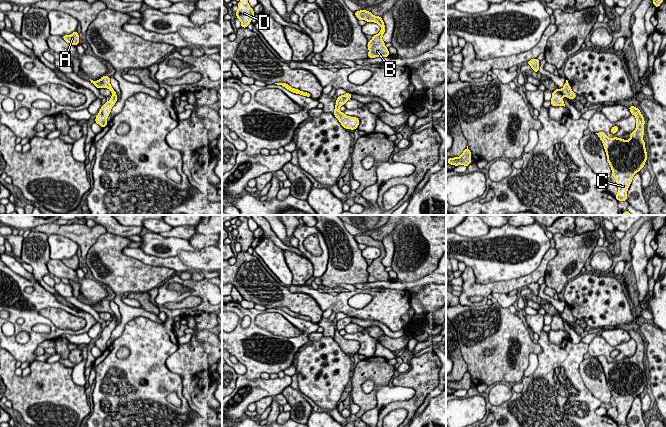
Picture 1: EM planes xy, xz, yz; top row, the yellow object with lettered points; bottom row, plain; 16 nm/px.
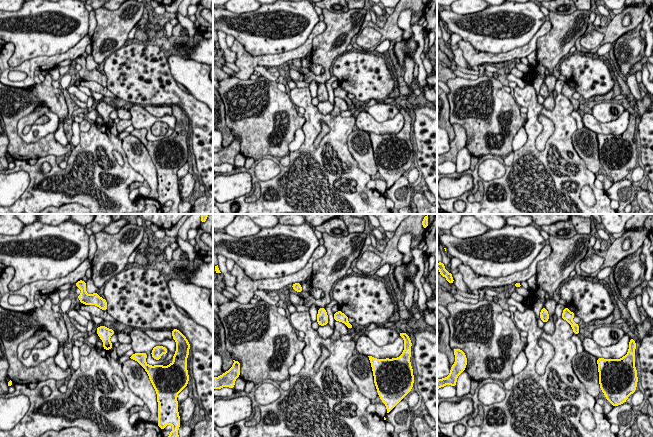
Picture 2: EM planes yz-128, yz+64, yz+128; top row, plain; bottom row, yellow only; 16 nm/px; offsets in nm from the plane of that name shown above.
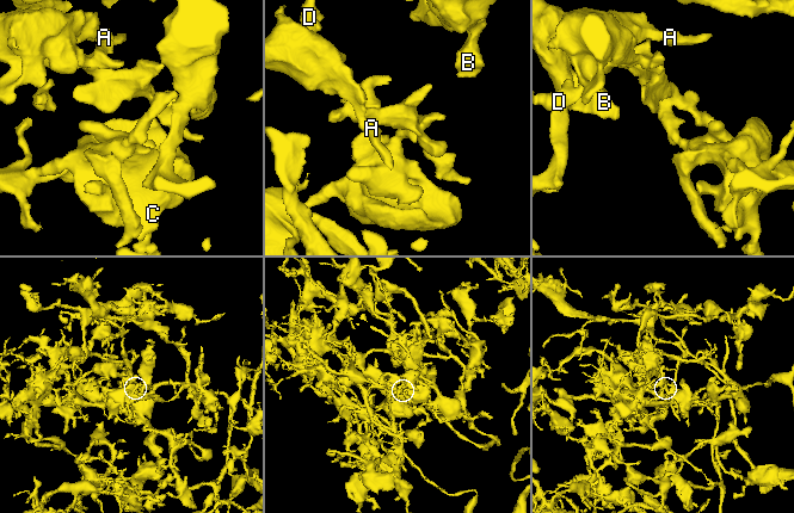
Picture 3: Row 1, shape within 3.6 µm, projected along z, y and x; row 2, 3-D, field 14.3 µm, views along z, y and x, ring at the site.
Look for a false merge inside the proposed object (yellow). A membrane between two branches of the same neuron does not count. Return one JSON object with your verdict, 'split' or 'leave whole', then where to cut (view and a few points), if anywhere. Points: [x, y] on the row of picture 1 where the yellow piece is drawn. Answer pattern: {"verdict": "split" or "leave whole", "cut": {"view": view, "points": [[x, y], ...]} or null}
{"verdict": "split", "cut": {"view": "yz", "points": [[559, 89], [562, 95]]}}

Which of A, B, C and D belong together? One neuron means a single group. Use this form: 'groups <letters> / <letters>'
groups A D / B C

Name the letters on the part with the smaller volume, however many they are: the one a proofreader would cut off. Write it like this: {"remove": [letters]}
{"remove": ["A", "D"]}

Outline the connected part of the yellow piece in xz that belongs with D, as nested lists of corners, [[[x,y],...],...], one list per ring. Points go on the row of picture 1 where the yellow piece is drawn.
[[[241,0],[237,4],[238,10],[236,12],[236,17],[241,21],[241,27],[246,28],[255,15],[253,8],[249,6],[248,0]]]

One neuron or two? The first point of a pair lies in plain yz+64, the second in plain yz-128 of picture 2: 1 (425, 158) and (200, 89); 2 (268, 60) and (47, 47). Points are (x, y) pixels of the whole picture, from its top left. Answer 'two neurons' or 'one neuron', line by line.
1: two neurons
2: two neurons

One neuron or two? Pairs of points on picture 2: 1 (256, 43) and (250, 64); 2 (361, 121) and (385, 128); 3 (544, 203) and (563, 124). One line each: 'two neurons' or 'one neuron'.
1: two neurons
2: one neuron
3: one neuron

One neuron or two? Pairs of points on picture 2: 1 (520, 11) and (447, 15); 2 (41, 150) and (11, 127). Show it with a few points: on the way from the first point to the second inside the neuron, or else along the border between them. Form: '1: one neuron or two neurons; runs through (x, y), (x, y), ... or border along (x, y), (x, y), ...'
1: one neuron; runs through (526, 32), (500, 39), (472, 32)
2: one neuron; runs through (32, 150), (26, 150), (13, 136)

